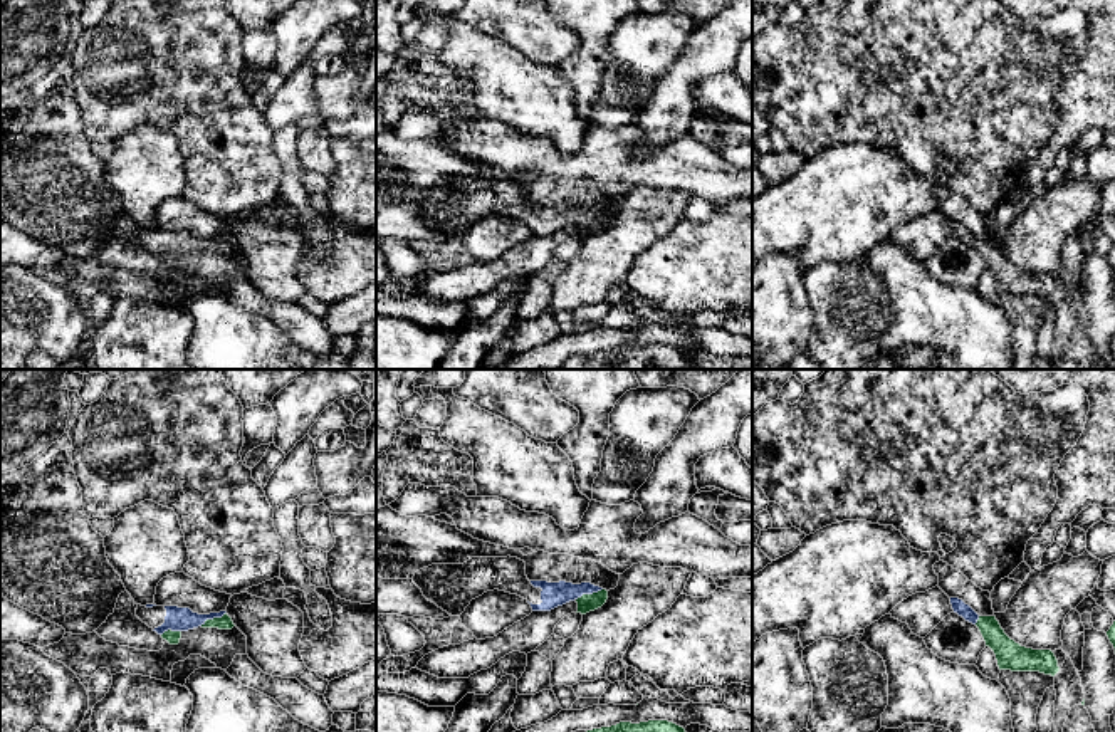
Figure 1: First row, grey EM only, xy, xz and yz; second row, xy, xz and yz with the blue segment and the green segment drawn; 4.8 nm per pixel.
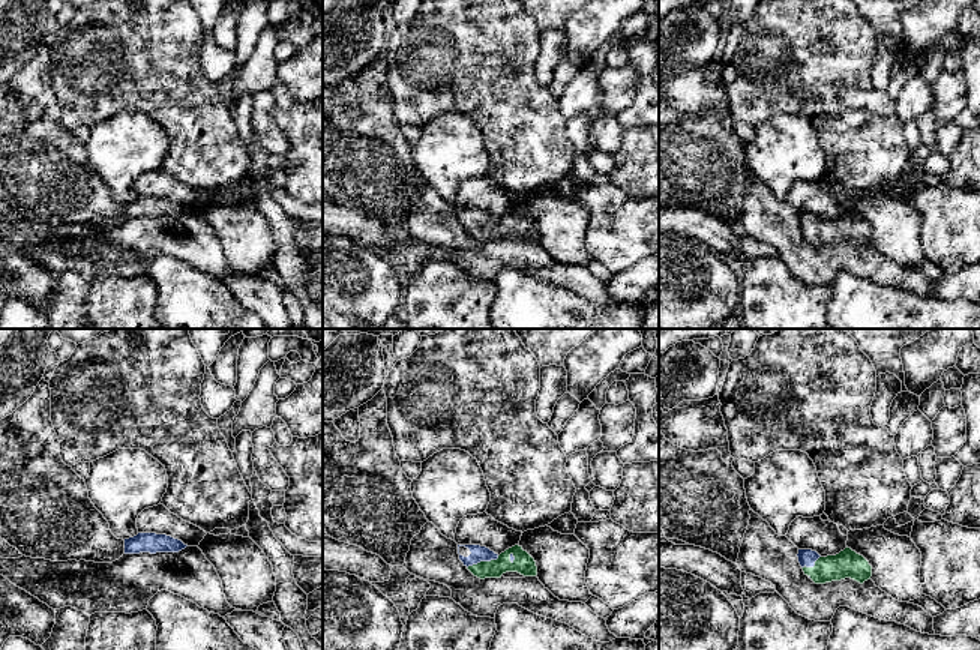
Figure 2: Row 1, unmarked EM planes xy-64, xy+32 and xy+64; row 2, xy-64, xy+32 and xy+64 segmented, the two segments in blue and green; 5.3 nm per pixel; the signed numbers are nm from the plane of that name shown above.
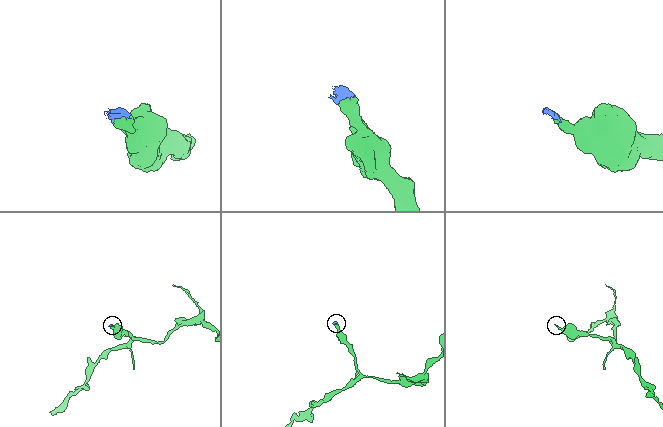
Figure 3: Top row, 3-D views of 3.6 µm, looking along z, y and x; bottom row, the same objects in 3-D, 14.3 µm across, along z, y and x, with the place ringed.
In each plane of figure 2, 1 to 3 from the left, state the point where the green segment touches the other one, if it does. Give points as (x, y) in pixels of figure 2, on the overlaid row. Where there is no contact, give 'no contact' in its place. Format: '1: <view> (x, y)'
1: no contact
2: xy+32 (482, 560)
3: xy+64 (812, 566)

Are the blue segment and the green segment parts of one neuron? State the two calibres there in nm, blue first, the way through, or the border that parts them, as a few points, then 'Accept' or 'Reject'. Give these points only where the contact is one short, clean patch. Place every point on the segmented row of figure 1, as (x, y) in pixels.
Thickness 110 nm (blue) against 70 nm. Path across: xy (177, 618), (212, 618), (225, 622). Accept

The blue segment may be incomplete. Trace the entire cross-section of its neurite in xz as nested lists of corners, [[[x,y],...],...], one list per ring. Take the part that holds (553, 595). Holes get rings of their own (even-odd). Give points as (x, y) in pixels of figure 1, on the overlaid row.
[[[472,557],[463,564],[432,564],[415,573],[423,596],[452,616],[460,616],[472,599],[487,591],[505,591],[529,601],[532,611],[551,611],[569,601],[586,614],[601,608],[608,591],[591,583],[529,581],[526,562],[517,557]]]

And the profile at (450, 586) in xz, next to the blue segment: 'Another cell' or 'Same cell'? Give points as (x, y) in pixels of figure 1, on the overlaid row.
Same cell

